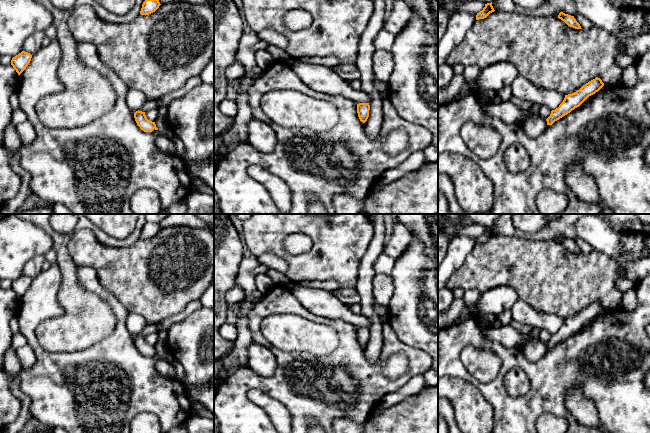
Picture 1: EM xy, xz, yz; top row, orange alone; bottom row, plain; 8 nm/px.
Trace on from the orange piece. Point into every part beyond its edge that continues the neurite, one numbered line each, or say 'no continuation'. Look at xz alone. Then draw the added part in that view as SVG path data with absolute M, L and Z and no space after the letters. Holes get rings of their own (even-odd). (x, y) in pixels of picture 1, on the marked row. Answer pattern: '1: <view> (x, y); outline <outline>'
no continuation

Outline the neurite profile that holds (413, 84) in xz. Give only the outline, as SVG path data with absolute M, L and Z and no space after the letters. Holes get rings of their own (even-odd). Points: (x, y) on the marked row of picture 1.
M418 14L395 36L391 52L395 66L388 99L404 120L424 127L438 147L437 46Z

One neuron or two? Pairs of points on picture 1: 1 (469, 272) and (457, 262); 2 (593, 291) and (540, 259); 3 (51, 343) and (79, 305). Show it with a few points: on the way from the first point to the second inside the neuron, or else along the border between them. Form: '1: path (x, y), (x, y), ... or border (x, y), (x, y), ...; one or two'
1: border (474, 246), (464, 262), (448, 279); two
2: path (580, 281), (562, 281), (553, 272); one
3: path (60, 334), (79, 314); one

